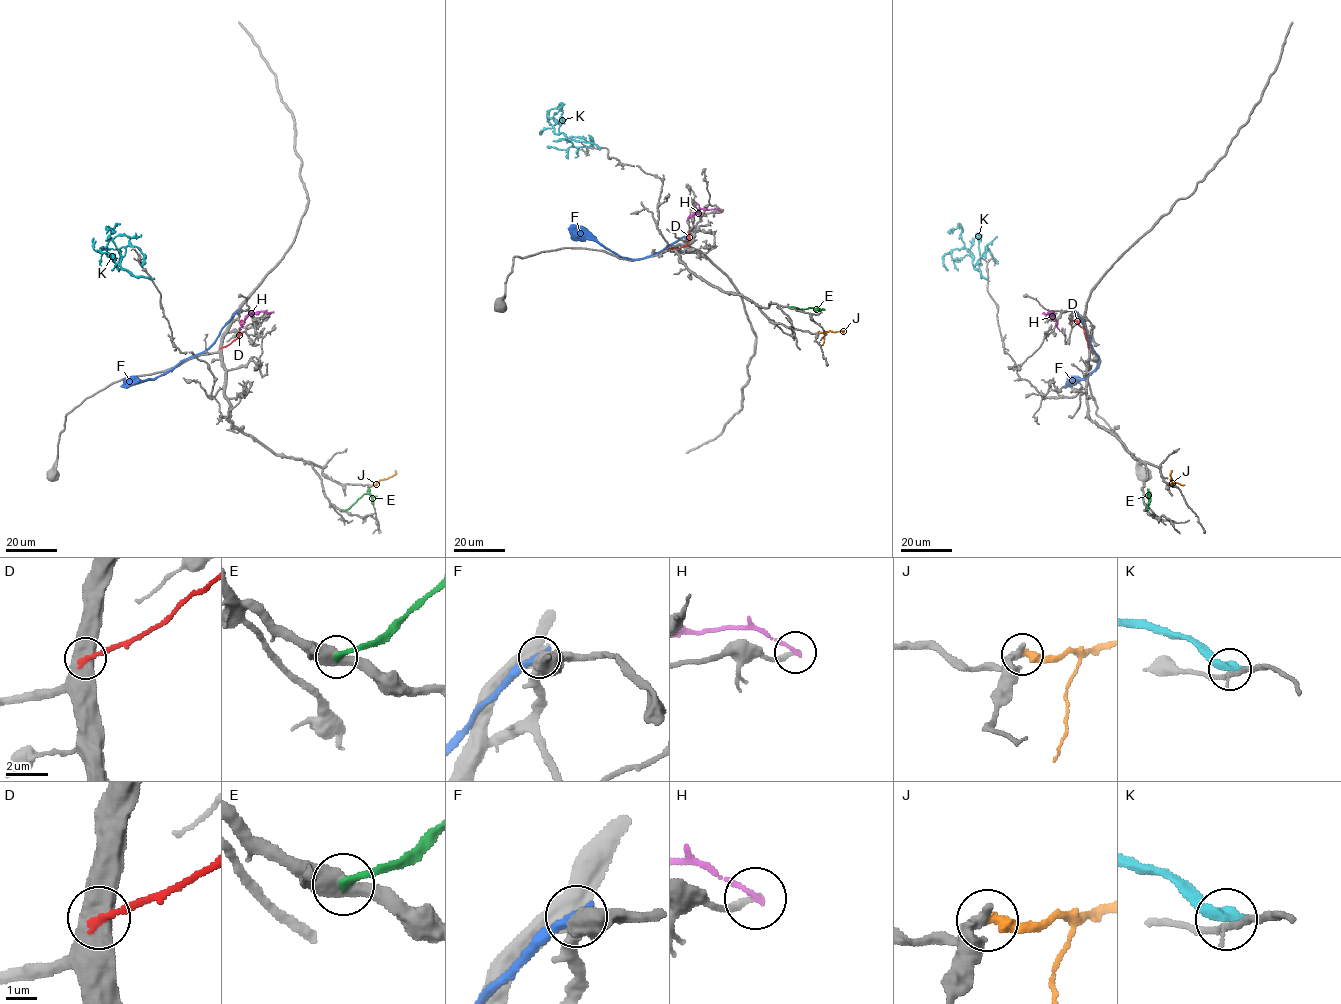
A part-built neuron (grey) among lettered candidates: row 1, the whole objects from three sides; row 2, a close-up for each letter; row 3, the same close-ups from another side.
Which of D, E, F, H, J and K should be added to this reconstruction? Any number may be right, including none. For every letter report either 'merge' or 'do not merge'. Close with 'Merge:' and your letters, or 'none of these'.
D: do not merge
E: do not merge
F: do not merge
H: do not merge
J: merge
K: do not merge
Merge: J

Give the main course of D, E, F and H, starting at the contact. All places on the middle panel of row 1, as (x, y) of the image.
D: (668, 249), (686, 245), (692, 230)
E: (790, 307), (820, 309)
F: (687, 235), (655, 253), (629, 259), (593, 240), (579, 239), (568, 228)
H: (720, 212), (701, 209), (688, 220)

